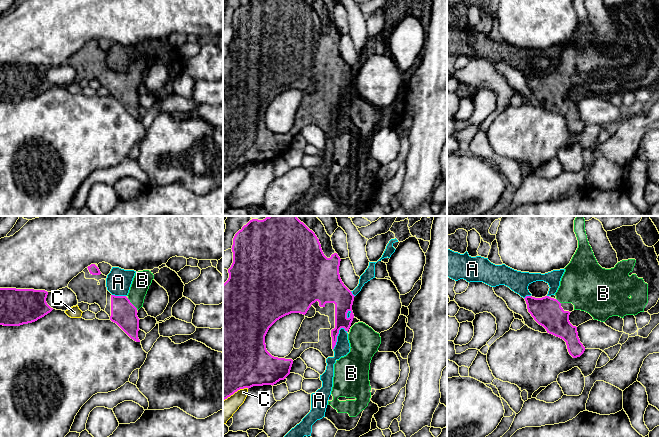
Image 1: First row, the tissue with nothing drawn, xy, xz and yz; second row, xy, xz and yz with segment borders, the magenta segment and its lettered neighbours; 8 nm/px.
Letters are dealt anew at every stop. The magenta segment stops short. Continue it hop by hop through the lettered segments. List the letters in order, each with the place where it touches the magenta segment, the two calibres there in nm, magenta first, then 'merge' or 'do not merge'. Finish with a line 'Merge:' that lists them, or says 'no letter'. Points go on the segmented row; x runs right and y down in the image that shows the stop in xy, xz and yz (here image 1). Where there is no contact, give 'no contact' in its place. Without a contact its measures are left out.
A: xz (336, 338) | 110/120 nm | do not merge
B: xy (132, 304) | 200/150 nm | merge
C: xz (235, 391) | 500/160 nm | do not merge
Merge: B

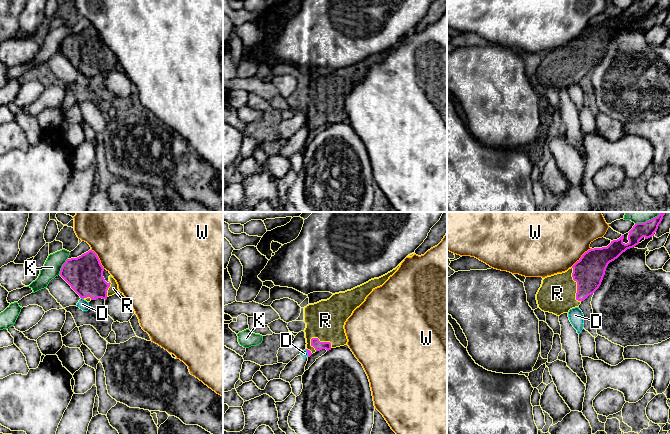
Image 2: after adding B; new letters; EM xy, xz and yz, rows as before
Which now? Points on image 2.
D: xy (82, 298) | 300/80 nm | do not merge
K: xy (62, 266) | 300/140 nm | do not merge
R: yz (577, 285) | 240/300 nm | merge
W: yz (581, 257) | 240/500 nm | do not merge
Merge: R

